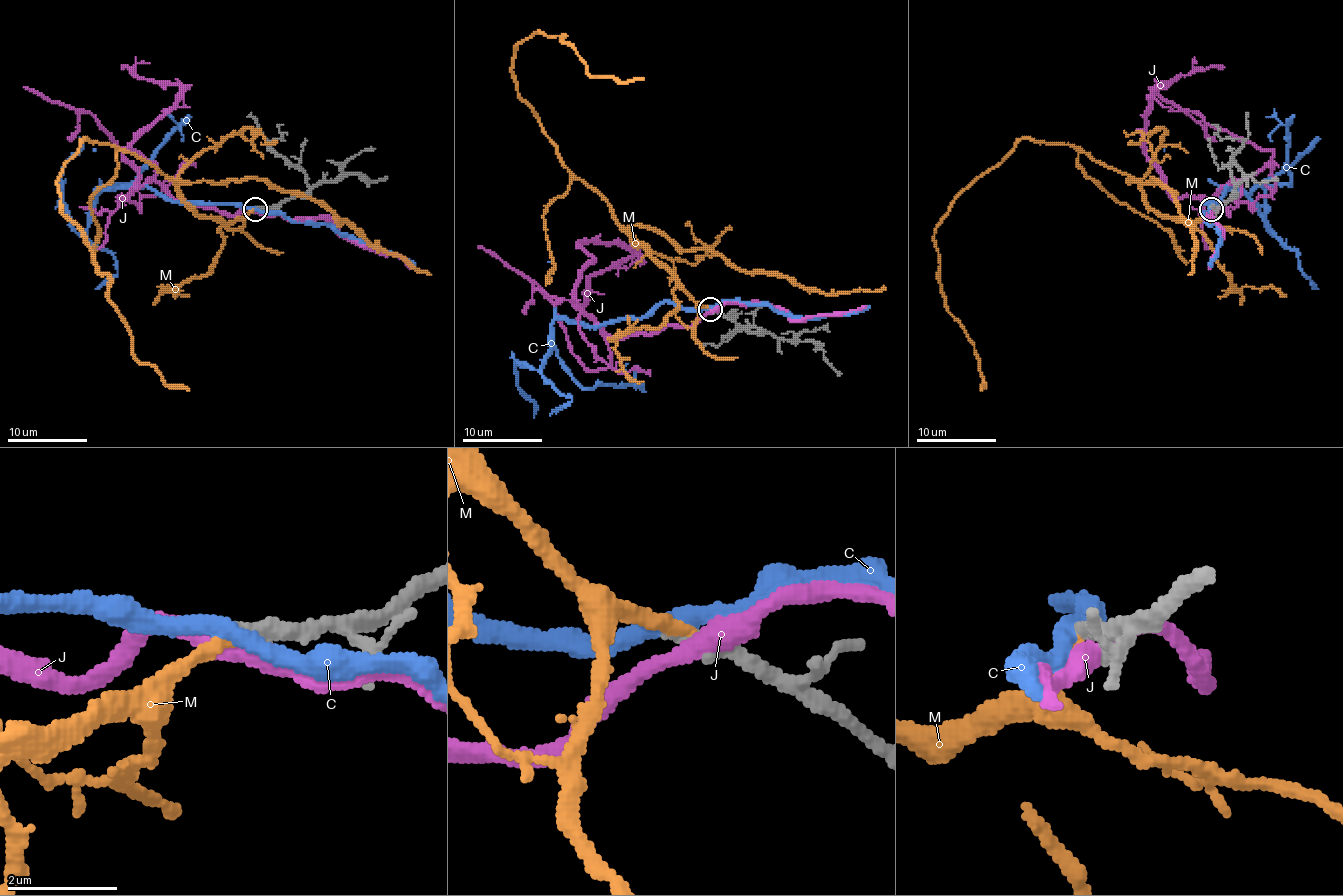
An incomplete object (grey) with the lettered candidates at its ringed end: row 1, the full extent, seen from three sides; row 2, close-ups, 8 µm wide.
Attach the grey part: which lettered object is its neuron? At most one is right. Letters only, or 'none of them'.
M

